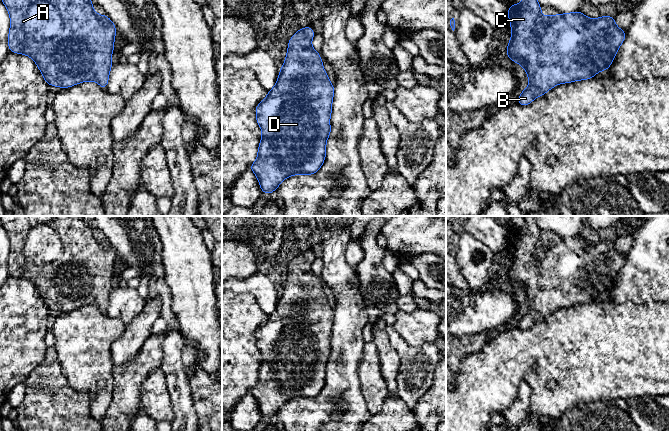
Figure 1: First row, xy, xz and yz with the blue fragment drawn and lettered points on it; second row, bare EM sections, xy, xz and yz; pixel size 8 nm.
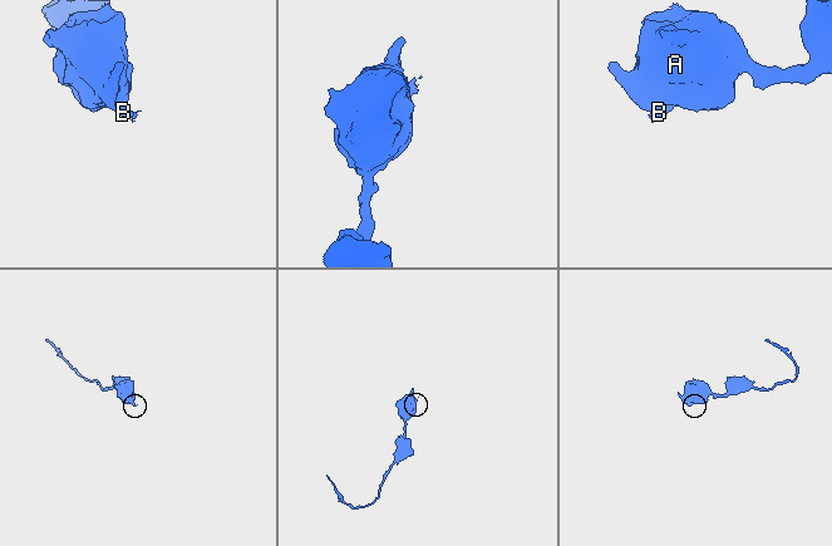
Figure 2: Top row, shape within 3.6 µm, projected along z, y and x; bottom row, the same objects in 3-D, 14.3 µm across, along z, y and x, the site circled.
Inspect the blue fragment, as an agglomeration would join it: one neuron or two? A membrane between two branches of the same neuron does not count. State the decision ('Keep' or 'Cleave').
Keep

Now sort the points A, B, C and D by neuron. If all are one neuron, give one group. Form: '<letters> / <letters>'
A B C D

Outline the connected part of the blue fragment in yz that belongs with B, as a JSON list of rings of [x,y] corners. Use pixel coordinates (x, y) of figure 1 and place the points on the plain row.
[[[524,216],[524,224],[508,231],[508,244],[511,245],[512,260],[507,268],[506,281],[523,290],[529,302],[529,310],[519,318],[517,327],[529,329],[535,322],[544,319],[558,308],[595,302],[596,296],[606,295],[614,285],[619,271],[625,264],[626,255],[615,248],[615,241],[600,240],[589,243],[579,235],[541,241],[542,231],[535,216]]]

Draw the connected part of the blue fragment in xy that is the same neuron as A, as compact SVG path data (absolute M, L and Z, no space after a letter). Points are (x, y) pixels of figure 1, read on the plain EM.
M0 216L0 220L10 239L10 276L32 282L48 309L69 312L85 305L94 305L102 313L107 313L116 250L106 238L95 237L92 224L84 216Z

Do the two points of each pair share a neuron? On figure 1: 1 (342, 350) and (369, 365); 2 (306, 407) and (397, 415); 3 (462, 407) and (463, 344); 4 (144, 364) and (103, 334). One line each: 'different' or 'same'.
1: different
2: different
3: different
4: different

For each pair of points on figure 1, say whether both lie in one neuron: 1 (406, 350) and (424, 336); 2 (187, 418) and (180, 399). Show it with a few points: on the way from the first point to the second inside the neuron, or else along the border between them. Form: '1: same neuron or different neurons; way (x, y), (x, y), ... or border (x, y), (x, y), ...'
1: different neurons; border (395, 329), (407, 343), (413, 346), (433, 343)
2: same neuron; way (185, 413), (182, 404)

